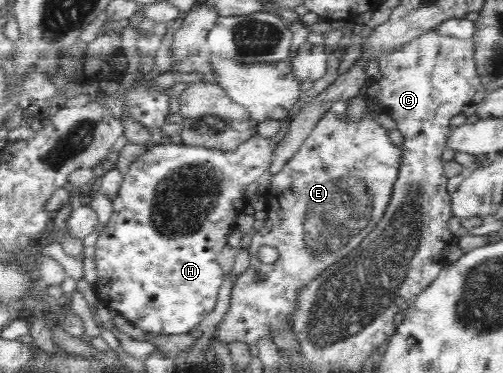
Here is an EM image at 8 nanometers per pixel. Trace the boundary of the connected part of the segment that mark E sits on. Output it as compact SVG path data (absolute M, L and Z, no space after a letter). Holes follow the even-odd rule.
M345 100L334 103L312 134L299 146L299 150L278 174L271 177L269 188L263 193L267 214L247 249L251 263L233 283L230 308L218 325L219 335L225 341L237 340L257 348L273 340L275 332L285 334L289 330L293 331L293 316L299 308L301 292L323 272L350 256L383 218L399 172L401 152L390 140L388 131L371 120L372 112L379 112L380 109L370 107L370 112L365 113L358 122L339 123L339 116L345 112L346 104ZM261 245L270 245L279 251L279 258L273 264L264 264L258 260L258 248ZM257 276L261 276L260 282L255 281Z

